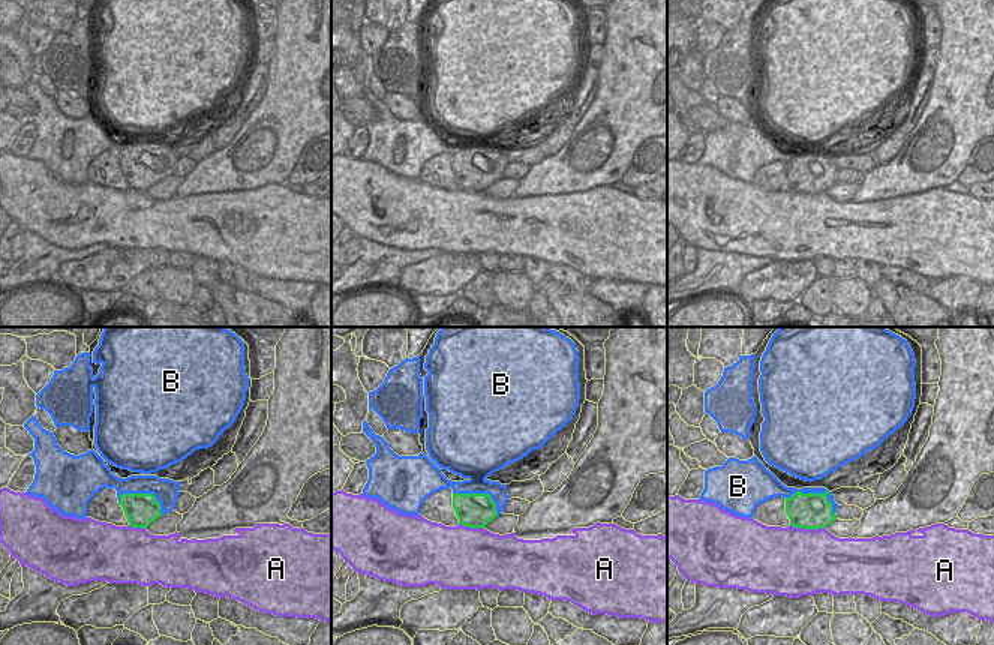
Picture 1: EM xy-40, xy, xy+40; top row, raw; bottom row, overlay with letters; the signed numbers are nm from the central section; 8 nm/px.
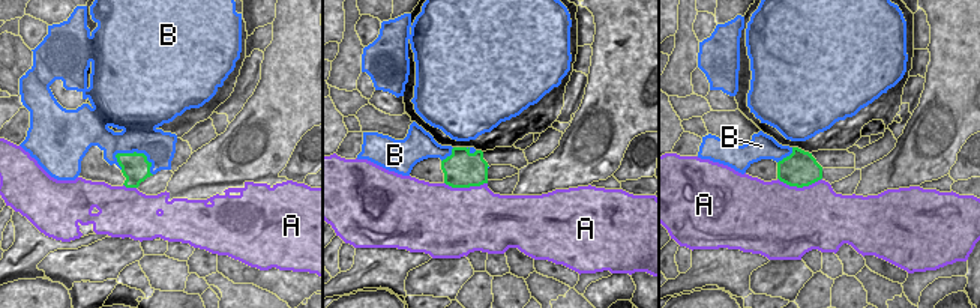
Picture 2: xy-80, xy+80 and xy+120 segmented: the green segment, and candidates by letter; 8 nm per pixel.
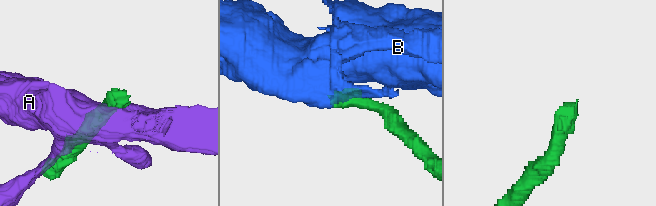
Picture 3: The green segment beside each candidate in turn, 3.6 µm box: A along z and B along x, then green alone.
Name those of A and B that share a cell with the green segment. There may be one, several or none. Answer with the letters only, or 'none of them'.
none of them

